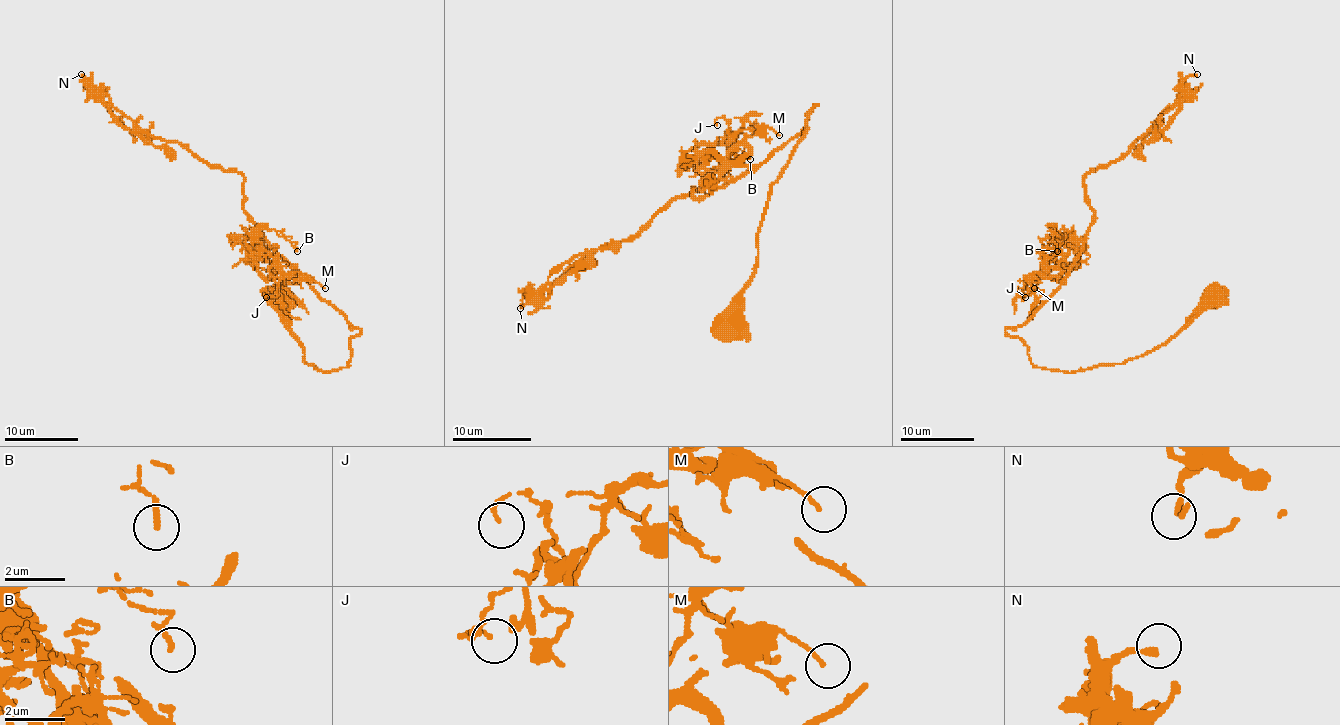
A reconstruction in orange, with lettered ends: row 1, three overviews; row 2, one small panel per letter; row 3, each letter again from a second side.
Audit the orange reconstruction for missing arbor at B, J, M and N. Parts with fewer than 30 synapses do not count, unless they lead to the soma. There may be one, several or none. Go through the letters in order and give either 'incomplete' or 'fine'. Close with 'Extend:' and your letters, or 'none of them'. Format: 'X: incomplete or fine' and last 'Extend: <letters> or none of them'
B: fine
J: fine
M: fine
N: fine
Extend: none of them

